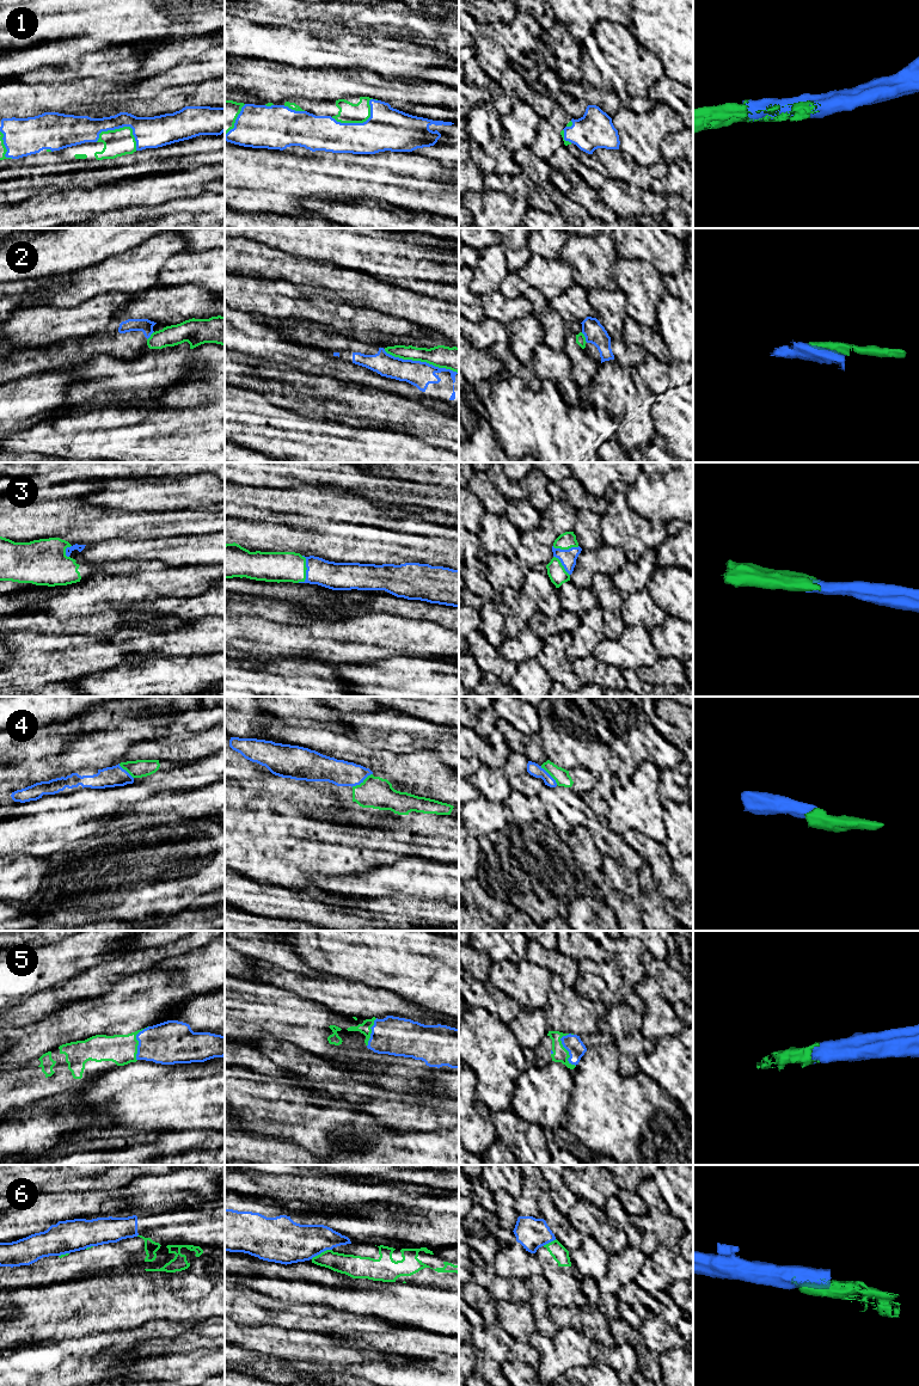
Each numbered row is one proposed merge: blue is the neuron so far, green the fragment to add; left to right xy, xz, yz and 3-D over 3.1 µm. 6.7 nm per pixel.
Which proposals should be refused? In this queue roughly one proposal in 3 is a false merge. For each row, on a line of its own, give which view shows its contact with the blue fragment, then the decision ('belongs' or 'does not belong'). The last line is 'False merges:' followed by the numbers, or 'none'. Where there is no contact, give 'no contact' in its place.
1: xy | belongs
2: xz | does not belong
3: xz | belongs
4: xz | belongs
5: yz | belongs
6: xz | does not belong
False merges: 2, 6

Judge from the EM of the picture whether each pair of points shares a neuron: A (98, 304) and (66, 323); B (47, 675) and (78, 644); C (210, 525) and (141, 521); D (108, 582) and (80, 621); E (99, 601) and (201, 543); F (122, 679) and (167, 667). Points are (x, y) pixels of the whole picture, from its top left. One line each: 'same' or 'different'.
A: same
B: same
C: same
D: different
E: different
F: same

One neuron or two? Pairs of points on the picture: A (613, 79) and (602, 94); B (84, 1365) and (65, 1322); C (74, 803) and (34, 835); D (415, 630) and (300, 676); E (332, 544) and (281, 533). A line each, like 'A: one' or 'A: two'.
A: two
B: two
C: one
D: two
E: one

